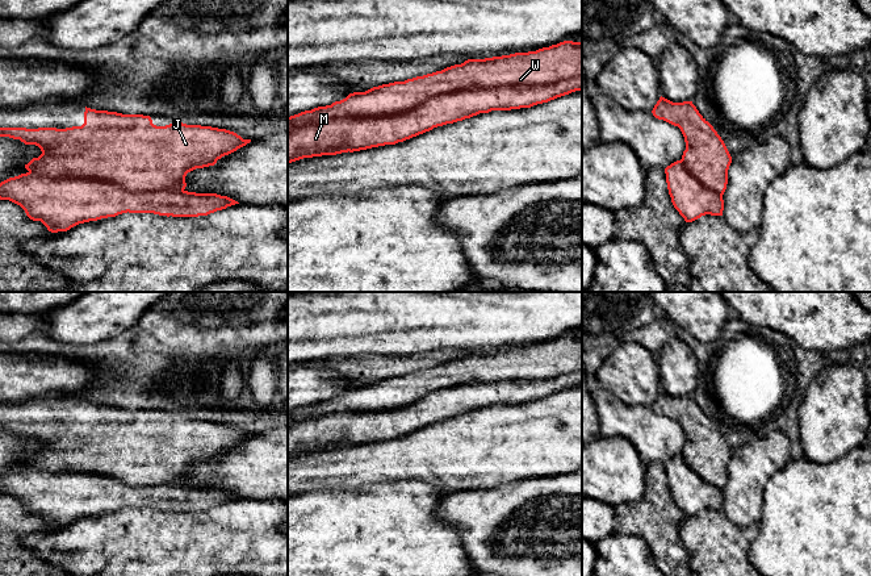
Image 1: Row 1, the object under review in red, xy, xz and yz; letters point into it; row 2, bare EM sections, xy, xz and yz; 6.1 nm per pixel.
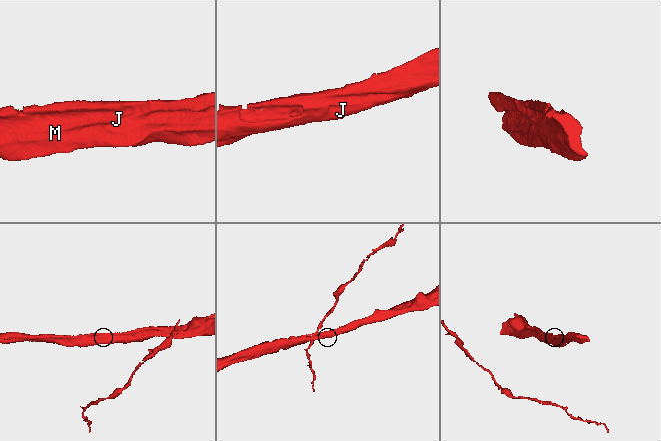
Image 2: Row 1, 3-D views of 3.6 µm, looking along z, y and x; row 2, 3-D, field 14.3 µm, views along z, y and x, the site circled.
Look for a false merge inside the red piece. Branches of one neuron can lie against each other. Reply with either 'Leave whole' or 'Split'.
Split

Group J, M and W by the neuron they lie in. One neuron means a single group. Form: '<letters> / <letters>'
J M / W

